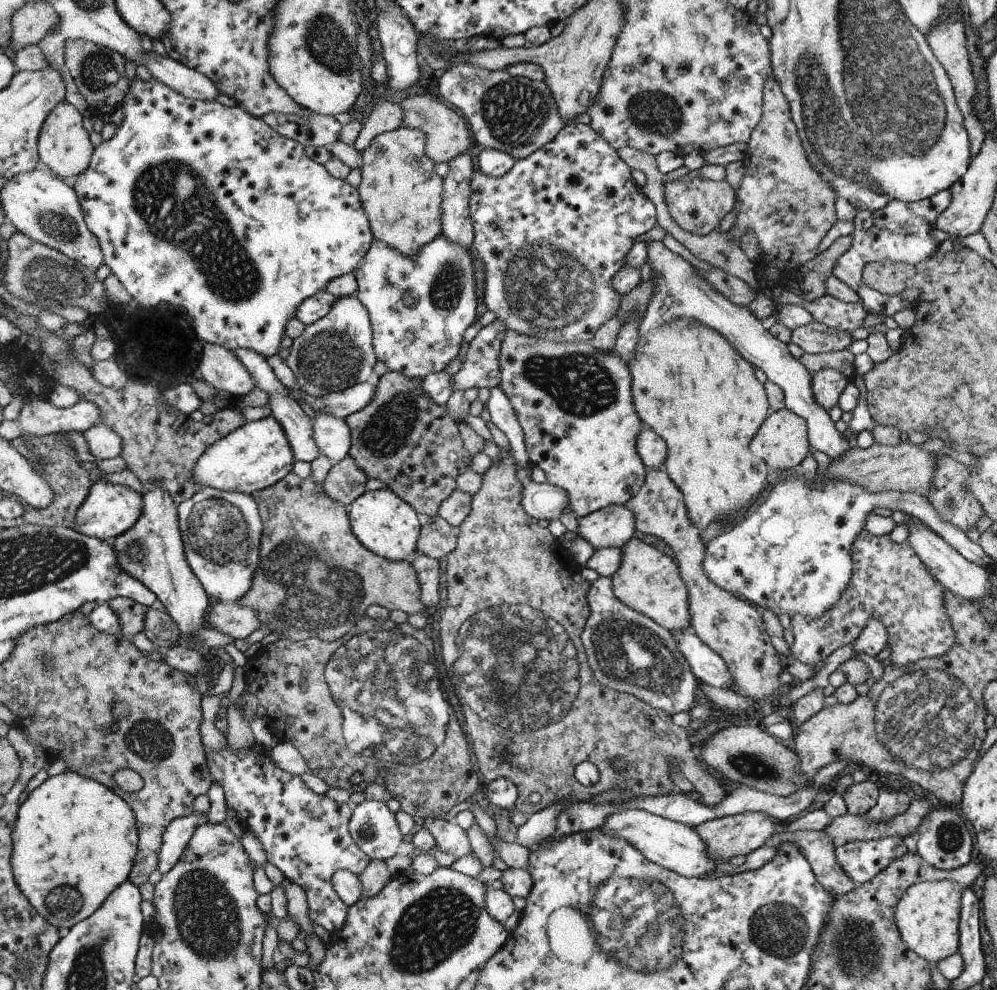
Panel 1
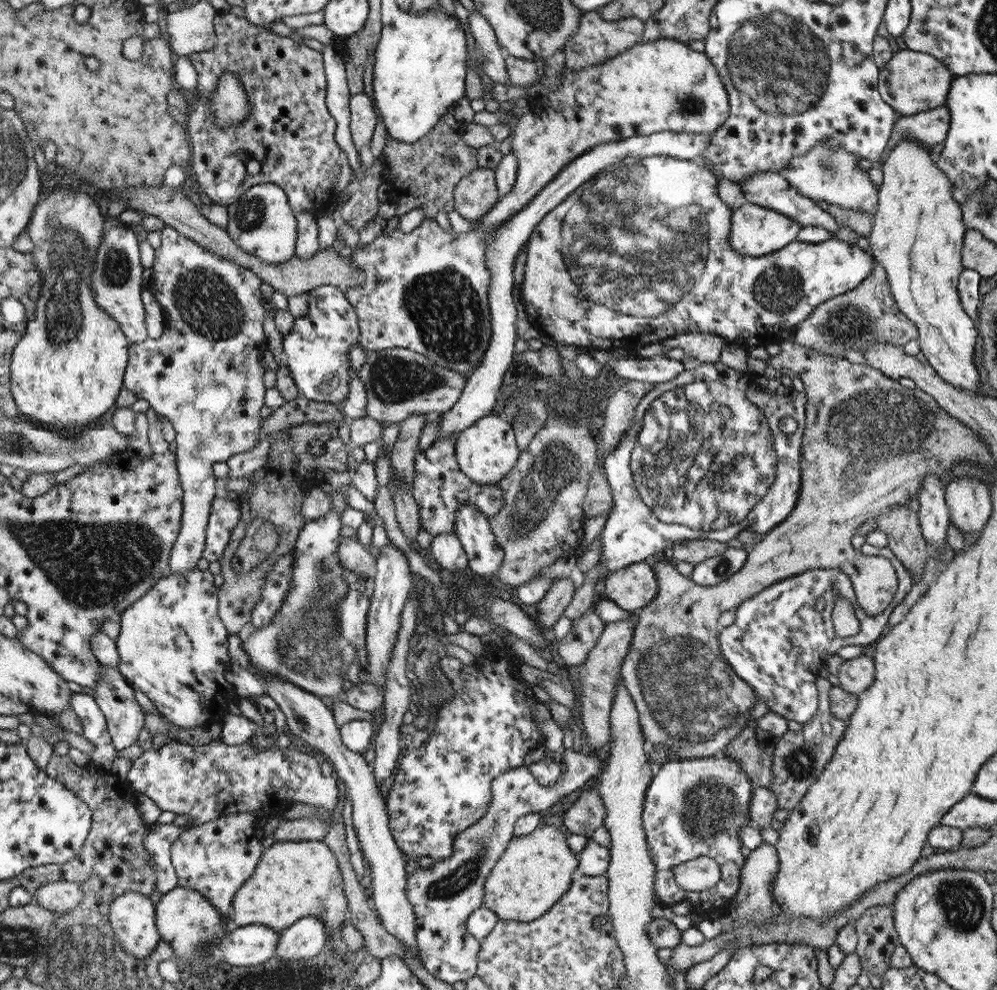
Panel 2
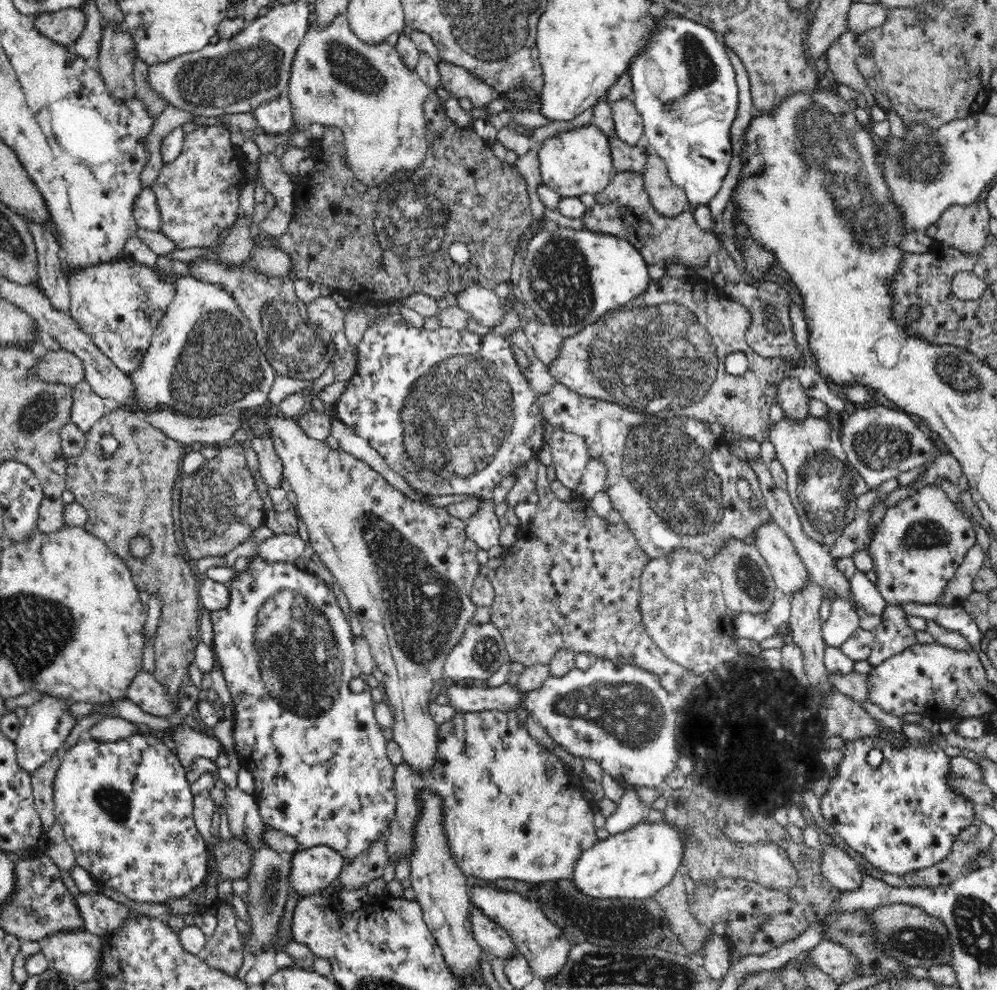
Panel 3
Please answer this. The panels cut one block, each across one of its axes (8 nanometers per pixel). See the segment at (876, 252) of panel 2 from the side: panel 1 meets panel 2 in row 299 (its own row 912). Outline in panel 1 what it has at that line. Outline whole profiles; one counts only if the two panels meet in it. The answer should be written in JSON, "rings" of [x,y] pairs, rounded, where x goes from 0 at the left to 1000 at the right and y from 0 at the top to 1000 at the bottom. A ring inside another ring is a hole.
{"rings":[[[951,888],[920,891],[907,901],[899,915],[899,935],[907,952],[933,973],[949,970],[962,960],[963,907],[968,897],[966,893]]]}

